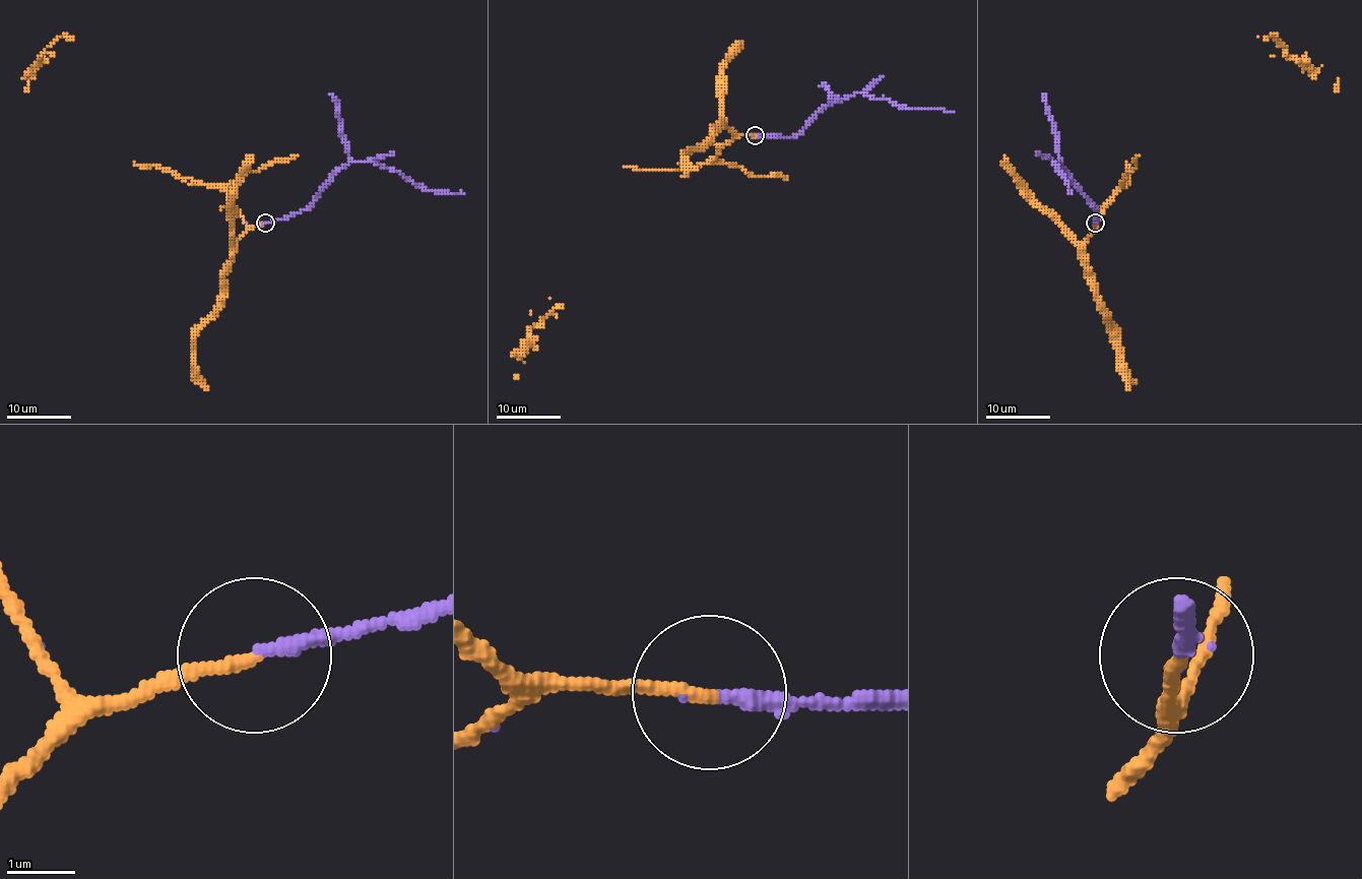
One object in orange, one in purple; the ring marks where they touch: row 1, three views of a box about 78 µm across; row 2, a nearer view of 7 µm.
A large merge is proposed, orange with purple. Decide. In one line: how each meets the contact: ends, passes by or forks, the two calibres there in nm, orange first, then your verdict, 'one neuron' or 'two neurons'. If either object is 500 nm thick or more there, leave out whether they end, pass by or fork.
orange ends | purple ends | 180/220 nm | one neuron

